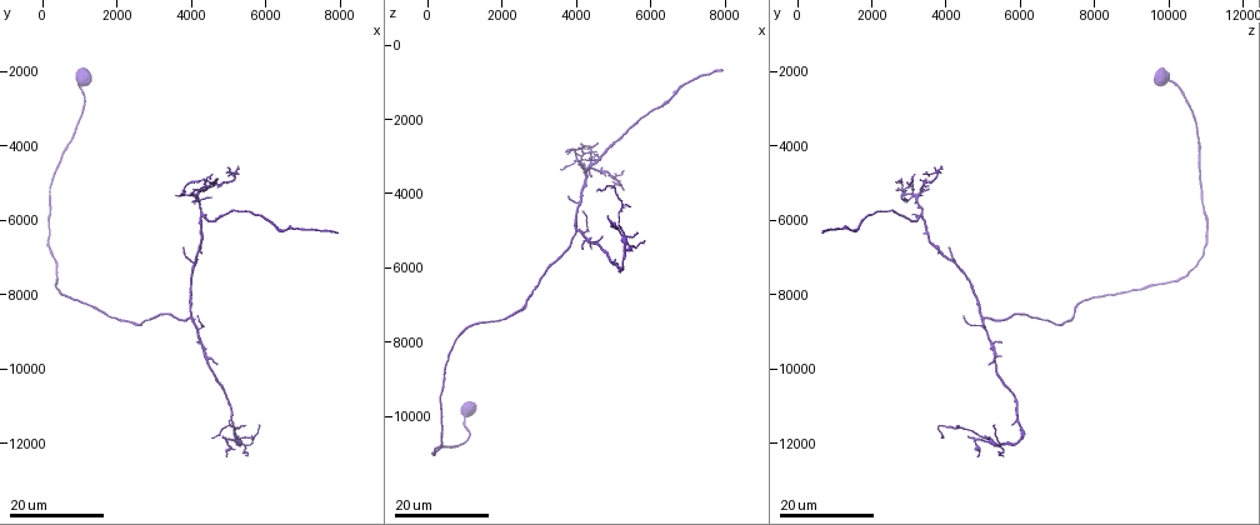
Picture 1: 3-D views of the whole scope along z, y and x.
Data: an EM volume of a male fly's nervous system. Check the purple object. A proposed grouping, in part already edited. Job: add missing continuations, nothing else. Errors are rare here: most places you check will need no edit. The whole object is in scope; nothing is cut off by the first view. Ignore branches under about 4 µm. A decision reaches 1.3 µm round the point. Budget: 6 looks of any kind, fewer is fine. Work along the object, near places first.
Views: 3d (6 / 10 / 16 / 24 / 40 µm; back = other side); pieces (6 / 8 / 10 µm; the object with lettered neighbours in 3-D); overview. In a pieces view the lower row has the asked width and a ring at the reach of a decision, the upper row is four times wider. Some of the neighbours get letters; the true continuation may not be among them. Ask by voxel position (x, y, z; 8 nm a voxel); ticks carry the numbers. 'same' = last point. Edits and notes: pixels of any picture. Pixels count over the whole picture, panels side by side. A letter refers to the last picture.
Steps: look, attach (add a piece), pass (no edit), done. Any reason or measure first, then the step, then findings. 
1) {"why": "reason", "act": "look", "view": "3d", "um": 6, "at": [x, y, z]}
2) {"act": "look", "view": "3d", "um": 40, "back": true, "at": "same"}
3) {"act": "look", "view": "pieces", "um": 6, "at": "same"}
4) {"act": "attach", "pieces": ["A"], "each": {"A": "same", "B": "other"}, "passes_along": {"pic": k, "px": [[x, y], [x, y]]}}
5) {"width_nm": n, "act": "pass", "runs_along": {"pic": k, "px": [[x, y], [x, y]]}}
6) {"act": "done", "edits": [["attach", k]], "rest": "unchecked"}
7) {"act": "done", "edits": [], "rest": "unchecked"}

{"why": "free end", "act": "look", "view": "3d", "um": 24, "at": [3700, 6800, 4100]}

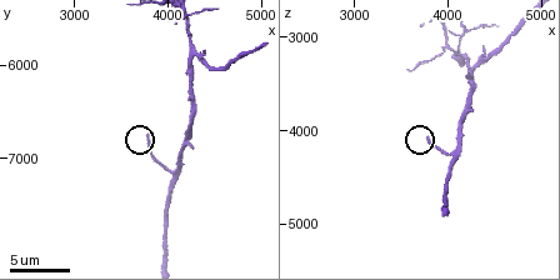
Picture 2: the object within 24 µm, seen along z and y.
{"why": "what lies round it", "act": "look", "view": "pieces", "um": 6, "at": [3800, 6800, 4050]}

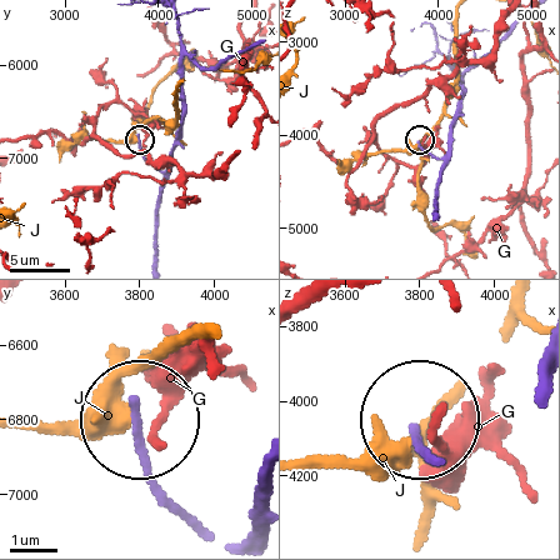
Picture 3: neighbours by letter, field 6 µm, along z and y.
{"act": "pass", "each": {"G": "other", "J": "other"}, "runs_along": {"pic": 3, "px": [[191, 514], [148, 466], [136, 410]]}, "found": "none of them fits"}

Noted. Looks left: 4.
{"why": "end of a long branch", "act": "look", "view": "3d", "um": 24, "at": [8000, 6300, 700]}

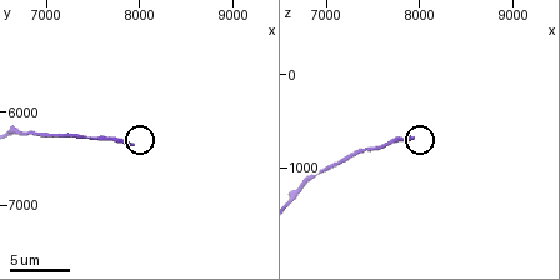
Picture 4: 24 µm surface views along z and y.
{"act": "look", "view": "pieces", "um": 8, "at": [7950, 6350, 650]}

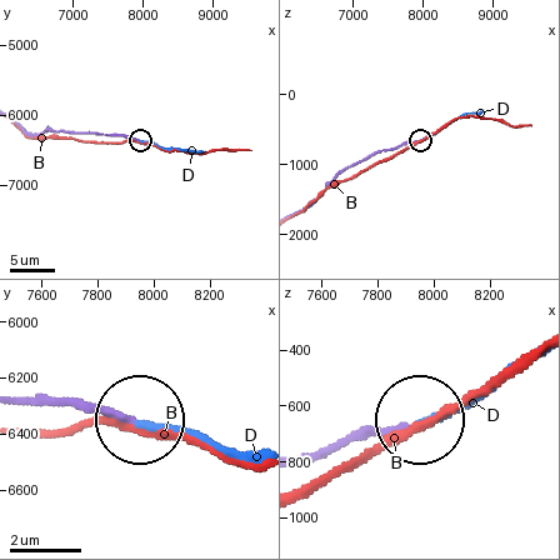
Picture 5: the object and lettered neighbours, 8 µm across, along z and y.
{"act": "attach", "pieces": ["D"], "each": {"B": "other", "D": "same"}, "passes_along": {"pic": 5, "px": [[395, 150], [483, 110]]}, "found": "it goes on there"}

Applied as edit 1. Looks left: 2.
{"act": "done", "edits": [["attach", 5]], "rest": "unchecked"}

